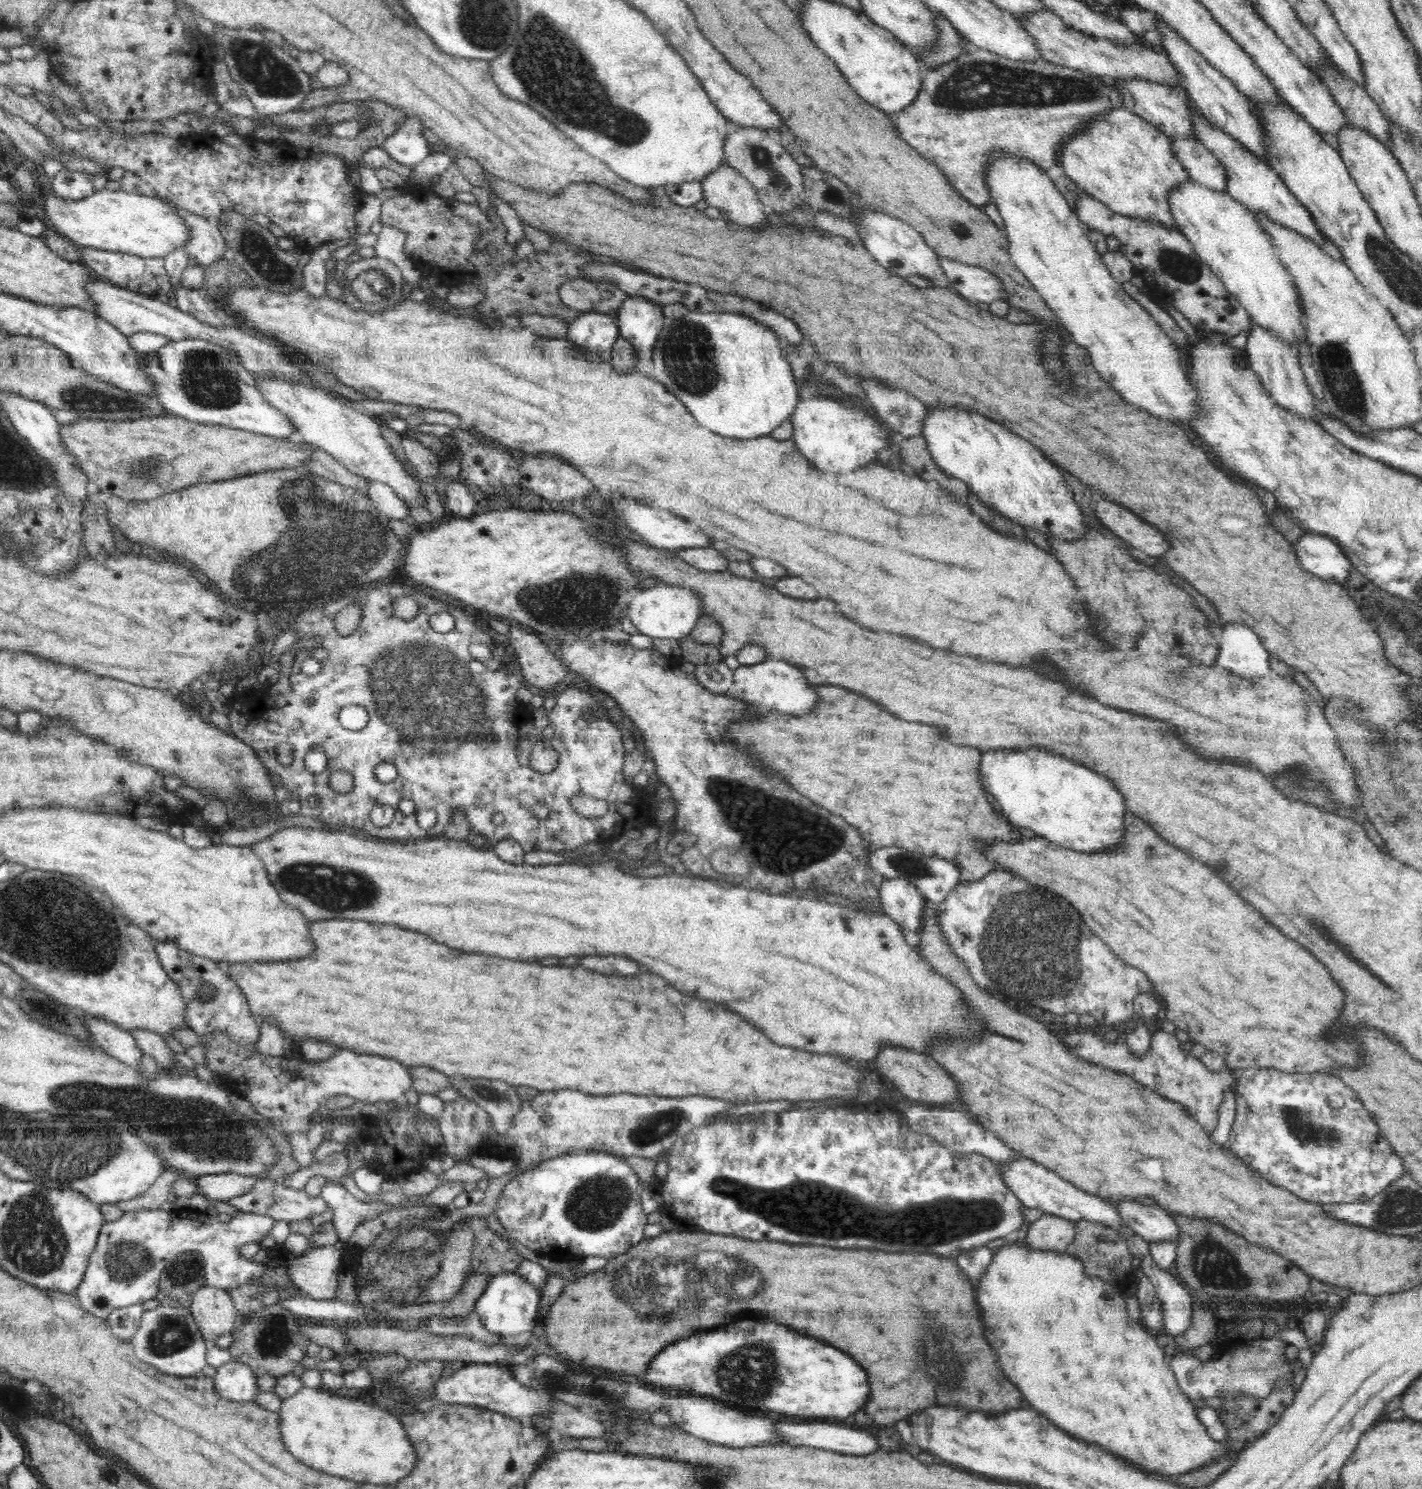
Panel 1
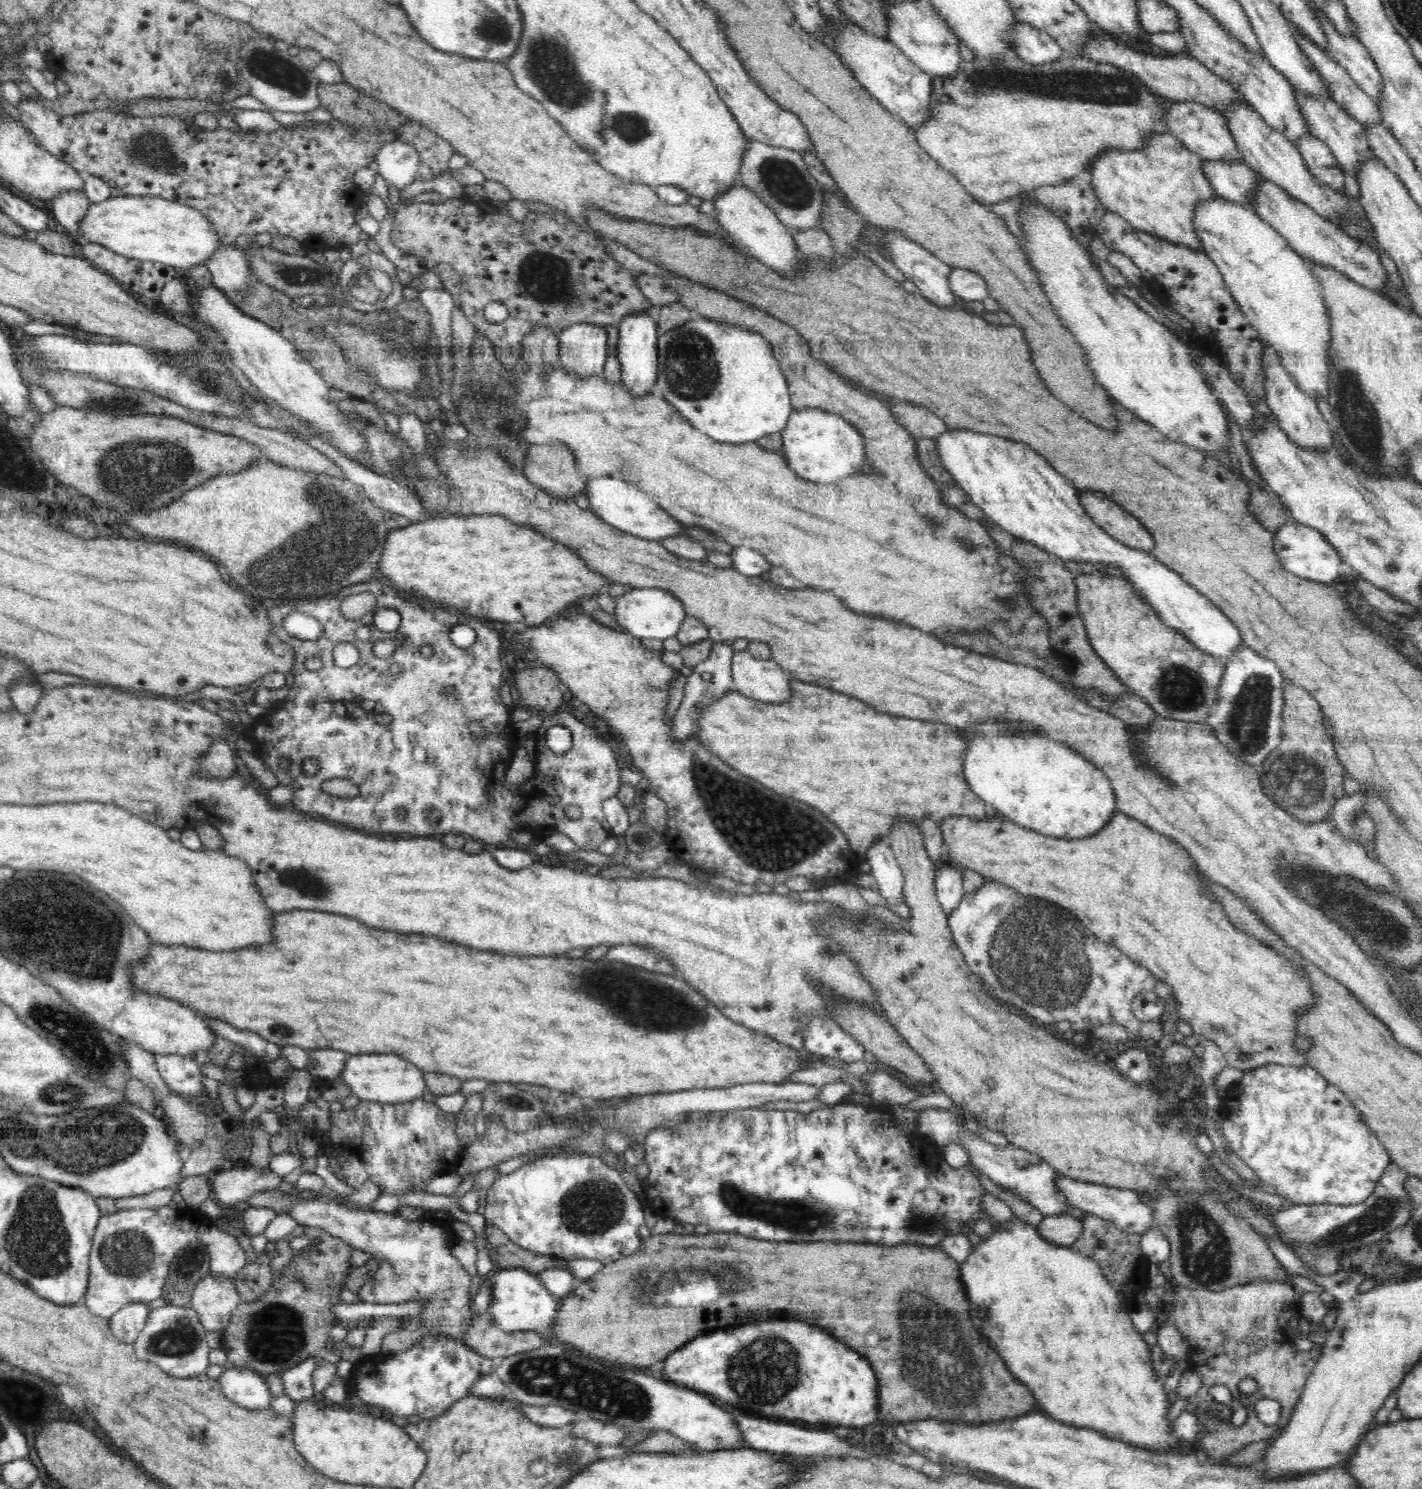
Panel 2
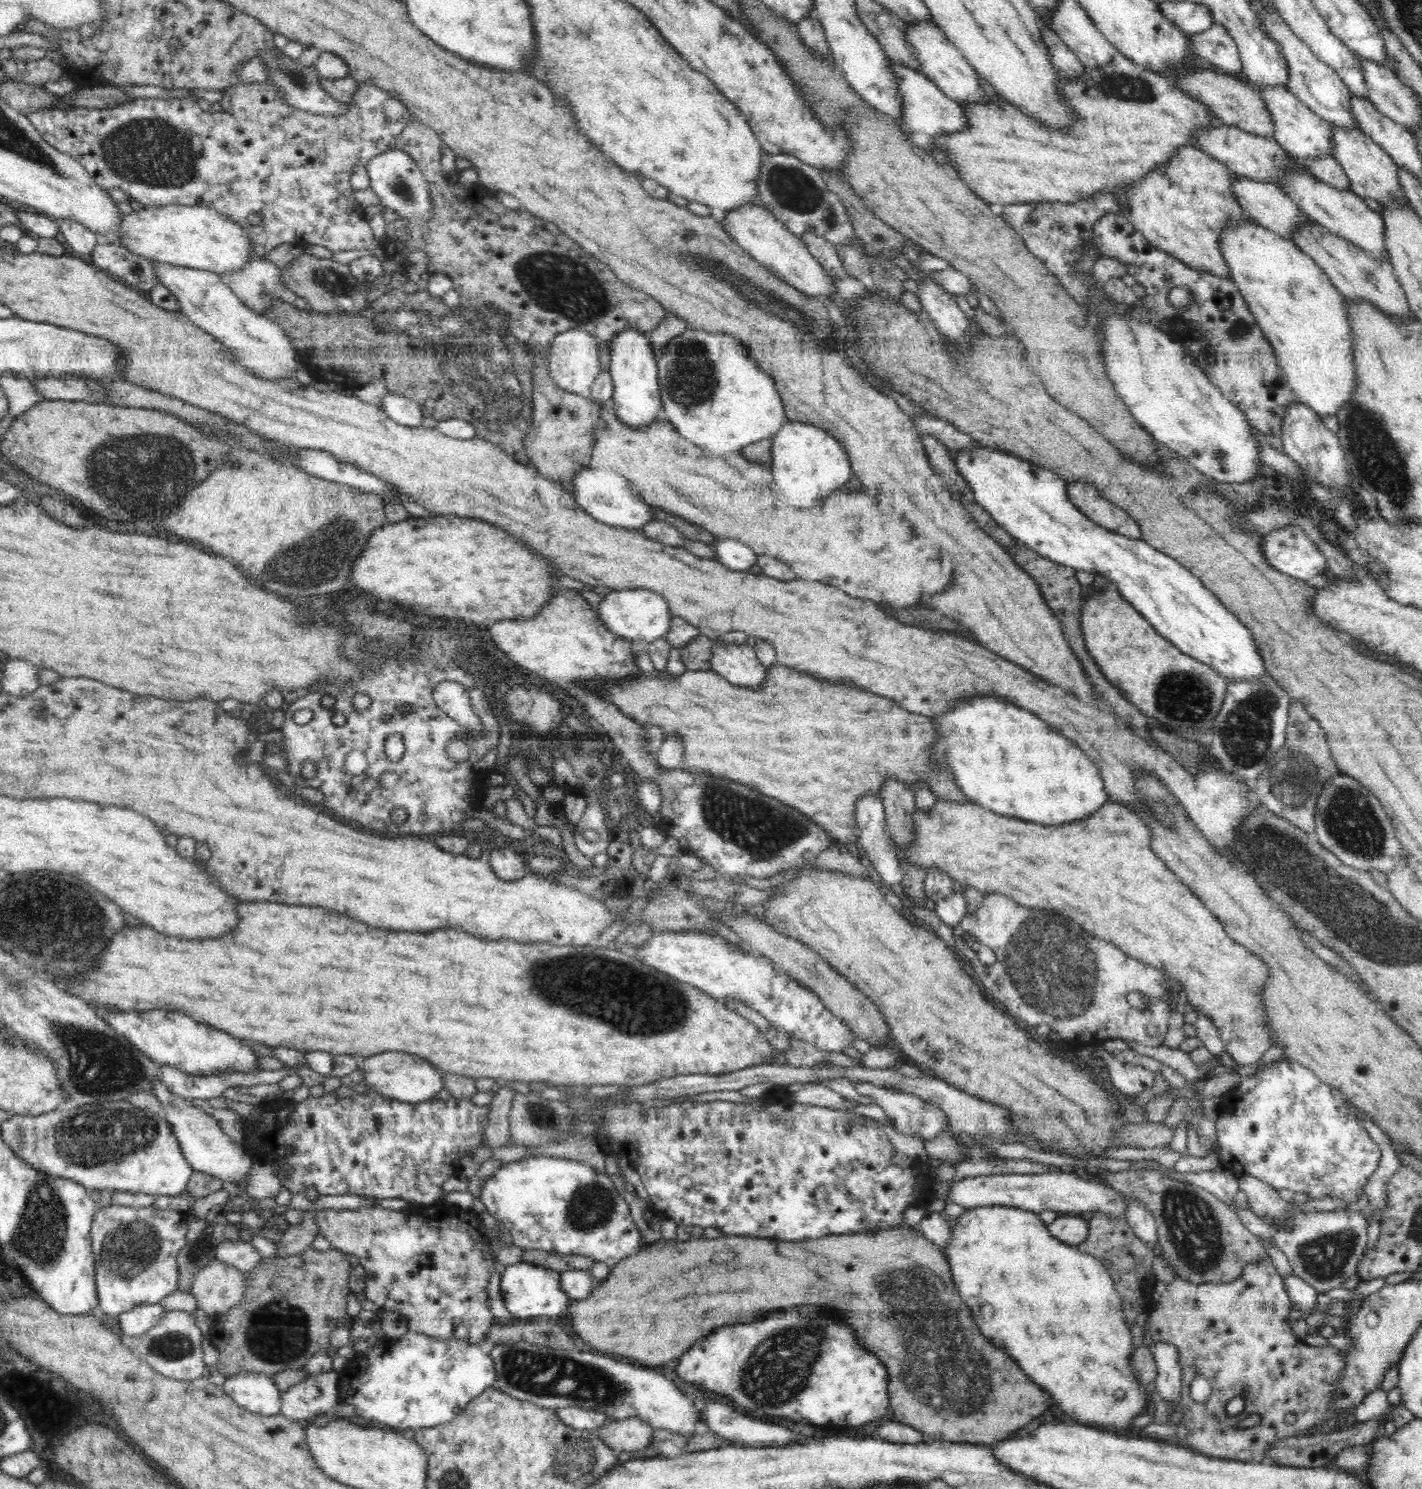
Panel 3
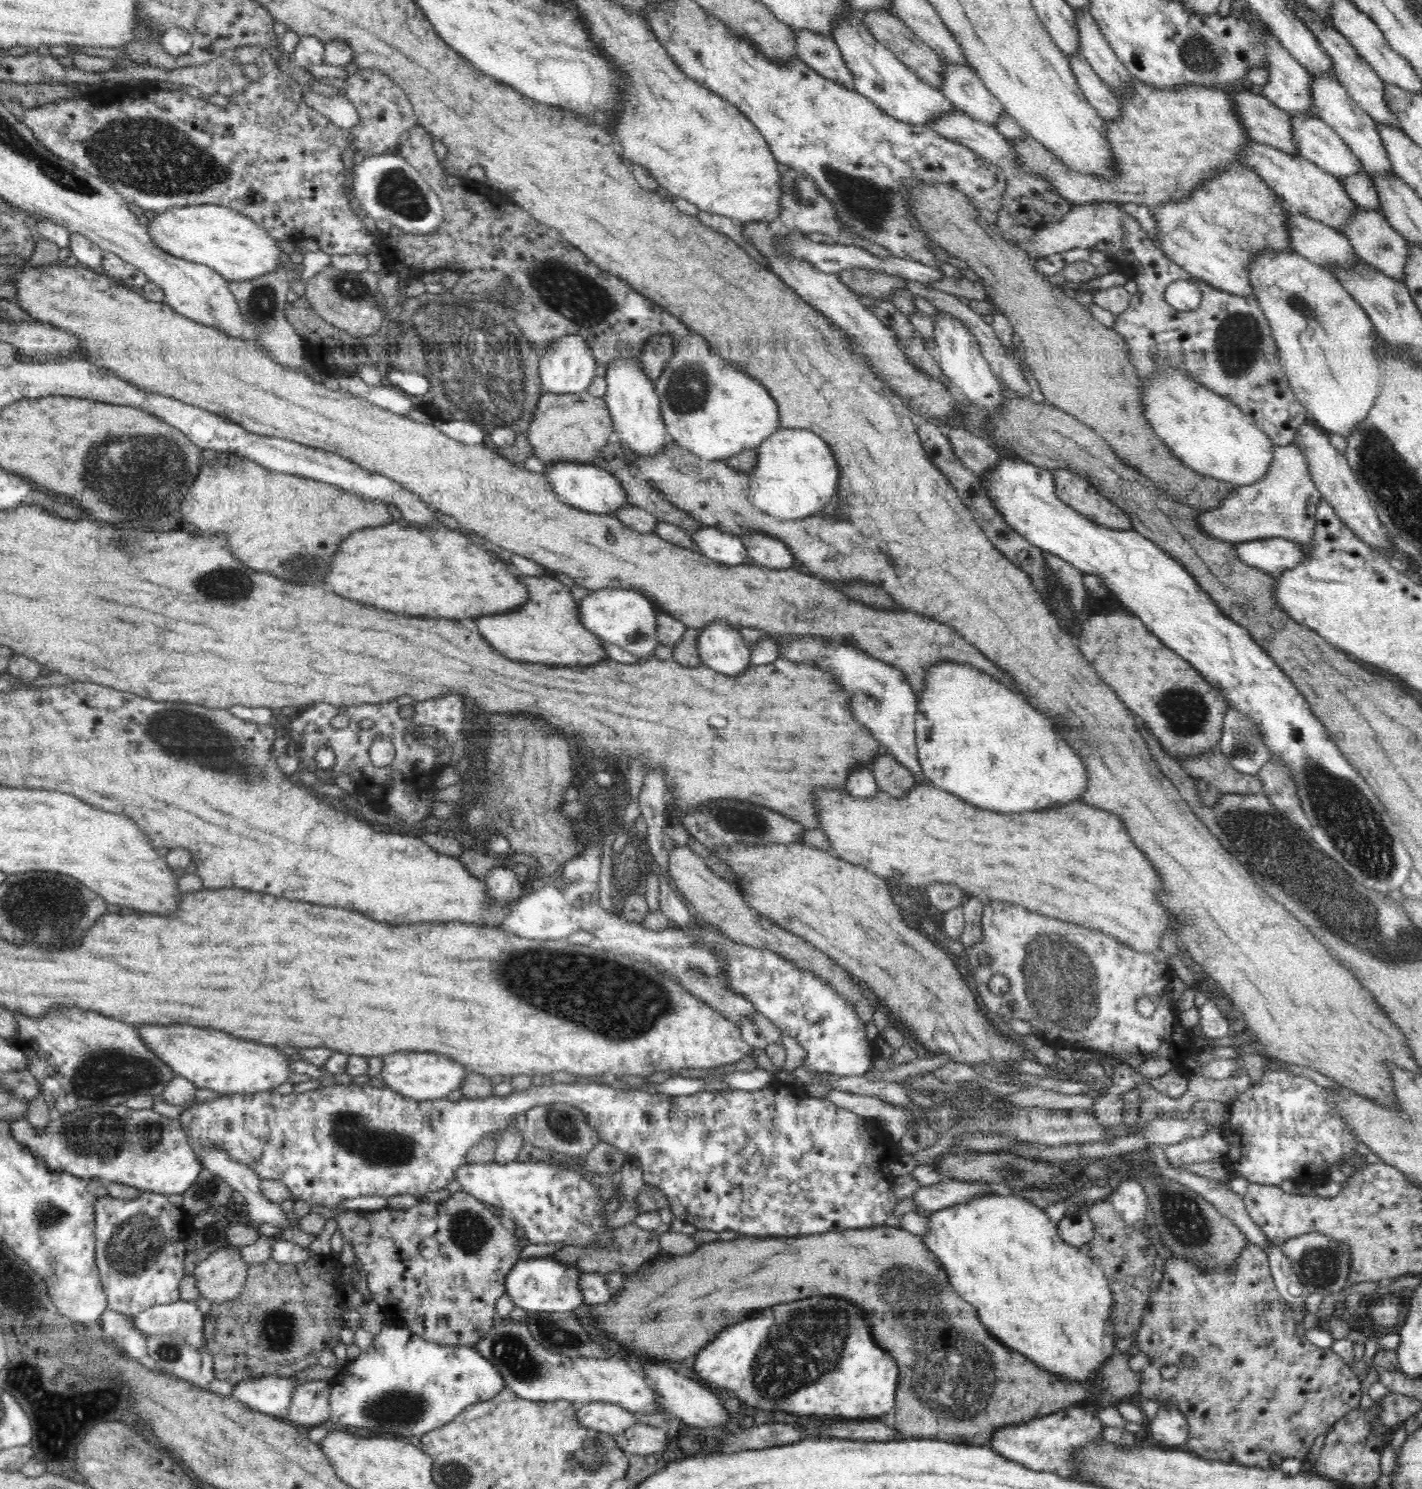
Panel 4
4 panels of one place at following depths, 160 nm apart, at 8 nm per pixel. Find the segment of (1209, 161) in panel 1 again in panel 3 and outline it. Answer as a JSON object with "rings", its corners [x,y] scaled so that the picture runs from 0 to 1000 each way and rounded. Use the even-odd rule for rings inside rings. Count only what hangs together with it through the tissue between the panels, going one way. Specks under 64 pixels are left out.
{"rings":[[[866,118],[866,128],[872,139],[883,150],[895,154],[901,160],[909,161],[914,152],[921,149],[921,146],[903,130],[902,126],[892,122],[883,122],[876,118]]]}

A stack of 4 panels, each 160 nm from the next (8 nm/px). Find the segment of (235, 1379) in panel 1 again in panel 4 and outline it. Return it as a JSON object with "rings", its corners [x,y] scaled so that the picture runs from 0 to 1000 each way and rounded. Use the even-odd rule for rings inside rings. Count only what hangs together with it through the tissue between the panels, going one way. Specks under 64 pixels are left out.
{"rings":[[[188,923],[182,925],[181,926],[179,925],[165,929],[162,938],[171,942],[172,944],[174,944],[177,947],[195,952],[200,952],[205,943],[205,939],[207,934],[208,934],[211,929],[216,927],[215,926],[210,927],[210,926],[207,926],[207,925]]]}

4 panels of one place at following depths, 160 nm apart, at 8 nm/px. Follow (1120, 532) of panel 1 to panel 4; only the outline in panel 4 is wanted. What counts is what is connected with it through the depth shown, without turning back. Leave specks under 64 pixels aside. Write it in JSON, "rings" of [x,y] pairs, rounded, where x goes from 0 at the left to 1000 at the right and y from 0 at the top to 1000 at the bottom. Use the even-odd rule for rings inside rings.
{"rings":[[[741,315],[742,331],[752,341],[774,353],[785,356],[796,355],[794,347],[780,334],[774,332],[767,323],[750,315]]]}

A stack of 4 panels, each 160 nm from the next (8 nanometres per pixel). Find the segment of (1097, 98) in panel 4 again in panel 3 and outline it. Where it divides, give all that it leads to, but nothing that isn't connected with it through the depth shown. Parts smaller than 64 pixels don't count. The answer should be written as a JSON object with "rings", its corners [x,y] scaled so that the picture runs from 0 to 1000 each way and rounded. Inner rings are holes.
{"rings":[[[733,17],[731,21],[733,21],[733,26],[737,32],[740,44],[744,48],[745,51],[748,52],[759,52],[762,50],[761,41],[741,21]]]}

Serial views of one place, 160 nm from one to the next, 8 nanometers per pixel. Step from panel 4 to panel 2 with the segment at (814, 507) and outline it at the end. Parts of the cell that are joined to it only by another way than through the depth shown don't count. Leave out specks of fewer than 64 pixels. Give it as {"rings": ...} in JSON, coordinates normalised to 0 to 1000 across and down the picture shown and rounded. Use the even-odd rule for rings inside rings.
{"rings":[[[576,274],[558,275],[551,289],[549,289],[550,304],[557,317],[564,322],[584,325],[605,316],[608,310],[608,298],[603,287],[594,280]]]}

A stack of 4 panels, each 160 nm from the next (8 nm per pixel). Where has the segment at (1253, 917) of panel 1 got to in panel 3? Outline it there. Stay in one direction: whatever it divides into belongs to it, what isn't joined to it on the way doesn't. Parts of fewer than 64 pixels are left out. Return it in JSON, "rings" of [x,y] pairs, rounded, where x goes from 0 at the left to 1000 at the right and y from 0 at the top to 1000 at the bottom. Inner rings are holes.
{"rings":[[[659,537],[653,545],[644,544],[641,547],[643,556],[643,563],[642,566],[636,572],[632,572],[632,570],[629,568],[627,570],[632,577],[636,576],[636,578],[639,578],[641,580],[645,580],[651,585],[654,583],[663,584],[668,590],[670,590],[672,592],[675,592],[678,596],[685,596],[692,600],[701,599],[702,600],[712,603],[717,608],[722,608],[722,610],[727,610],[727,608],[729,610],[738,610],[738,611],[741,611],[744,614],[748,614],[748,615],[754,617],[755,619],[758,619],[759,622],[762,622],[764,626],[767,626],[768,629],[785,634],[789,639],[795,641],[796,643],[800,643],[800,645],[806,646],[807,648],[814,649],[814,650],[820,651],[824,657],[827,657],[830,660],[830,662],[834,666],[835,673],[841,680],[844,682],[847,682],[852,684],[854,690],[857,690],[857,694],[858,694],[858,696],[861,699],[861,705],[865,707],[866,711],[872,716],[885,713],[886,710],[895,702],[896,696],[896,694],[894,694],[894,690],[891,690],[890,678],[887,677],[887,673],[886,673],[886,664],[887,664],[887,661],[892,657],[892,653],[890,653],[892,649],[889,649],[878,638],[875,638],[865,629],[862,629],[861,623],[854,617],[854,614],[833,595],[832,592],[830,592],[826,588],[826,586],[820,582],[820,580],[813,575],[813,573],[809,570],[809,557],[797,544],[792,543],[792,541],[788,539],[782,539],[781,537],[774,542],[769,547],[767,547],[767,549],[761,549],[761,551],[750,552],[750,553],[734,554],[723,551],[719,552],[719,551],[713,551],[713,549],[707,549],[707,548],[700,547],[698,544],[686,540],[686,539],[675,539],[665,538],[665,537]]]}

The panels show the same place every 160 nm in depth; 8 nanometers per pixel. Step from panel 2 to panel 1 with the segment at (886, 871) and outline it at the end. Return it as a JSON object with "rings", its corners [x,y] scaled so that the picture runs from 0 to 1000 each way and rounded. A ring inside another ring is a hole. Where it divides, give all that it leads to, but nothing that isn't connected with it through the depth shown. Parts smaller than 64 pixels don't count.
{"rings":[[[624,590],[619,593],[618,602],[621,612],[634,623],[646,626],[651,603],[641,593],[634,590]]]}

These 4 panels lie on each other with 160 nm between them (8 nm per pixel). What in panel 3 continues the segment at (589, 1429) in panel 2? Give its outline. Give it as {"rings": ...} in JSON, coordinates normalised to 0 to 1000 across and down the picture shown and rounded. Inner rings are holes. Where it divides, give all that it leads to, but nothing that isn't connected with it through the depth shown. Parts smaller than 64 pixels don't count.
{"rings":[[[449,952],[430,954],[418,962],[432,975],[453,974],[459,965],[459,958]]]}

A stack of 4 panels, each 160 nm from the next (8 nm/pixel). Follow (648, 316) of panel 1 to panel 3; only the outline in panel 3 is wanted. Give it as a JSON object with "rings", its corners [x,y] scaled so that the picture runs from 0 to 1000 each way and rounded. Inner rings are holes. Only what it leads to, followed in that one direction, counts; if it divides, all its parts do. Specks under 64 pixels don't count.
{"rings":[[[443,220],[430,229],[428,251],[432,259],[428,270],[436,283],[444,287],[451,287],[466,279],[462,241],[454,224]]]}

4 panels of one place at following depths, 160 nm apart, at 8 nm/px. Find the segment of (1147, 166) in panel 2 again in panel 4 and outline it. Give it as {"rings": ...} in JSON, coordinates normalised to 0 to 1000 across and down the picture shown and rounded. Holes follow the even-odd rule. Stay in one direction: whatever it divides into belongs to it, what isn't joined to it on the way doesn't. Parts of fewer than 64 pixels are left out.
{"rings":[[[869,109],[854,116],[854,120],[838,128],[834,135],[814,137],[810,140],[814,154],[814,165],[821,173],[834,181],[838,187],[845,188],[854,193],[865,197],[882,199],[879,191],[878,178],[887,169],[909,169],[908,158],[905,153],[905,140],[902,134],[882,114]]]}

